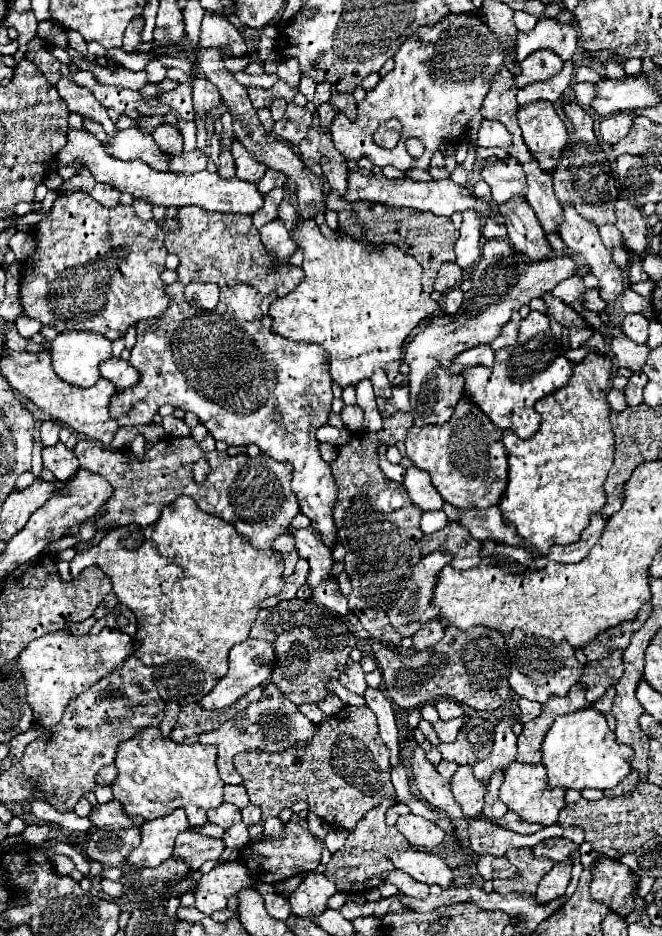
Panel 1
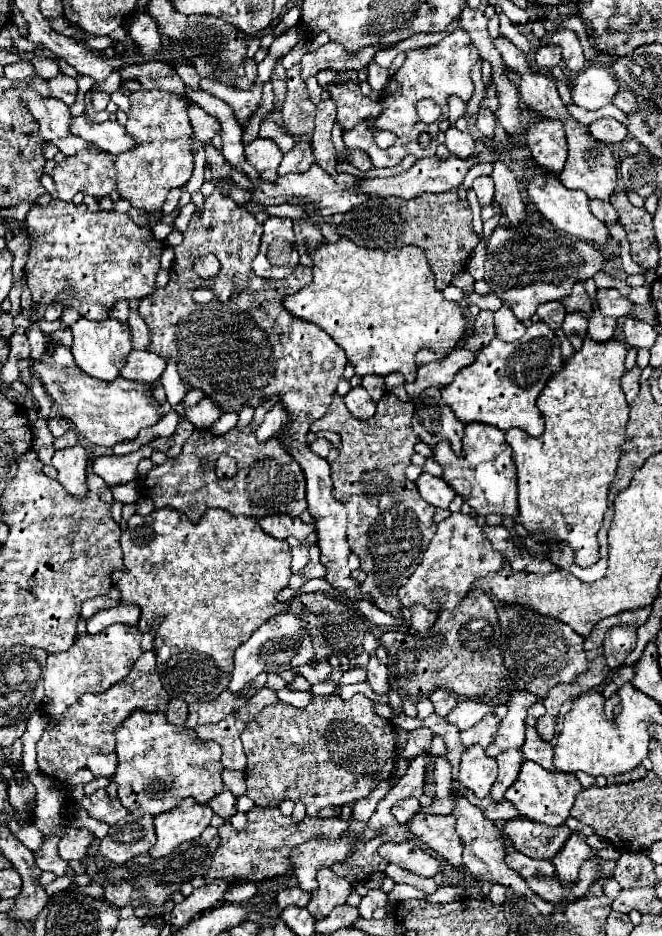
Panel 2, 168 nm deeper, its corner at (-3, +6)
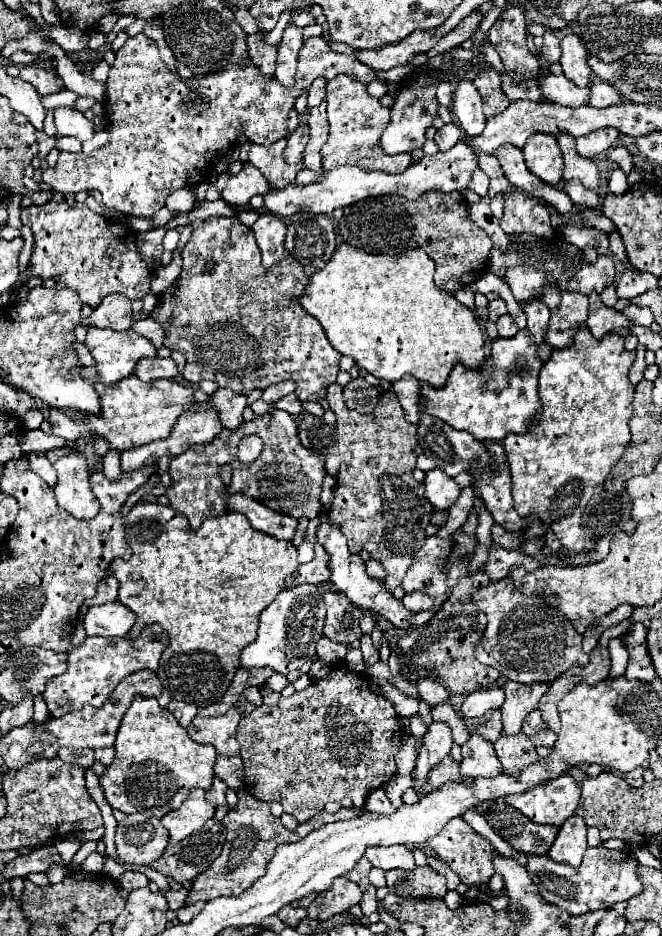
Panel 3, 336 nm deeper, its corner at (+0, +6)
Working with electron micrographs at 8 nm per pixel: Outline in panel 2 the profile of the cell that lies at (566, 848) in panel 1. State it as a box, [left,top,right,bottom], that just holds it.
[502,818,572,858]

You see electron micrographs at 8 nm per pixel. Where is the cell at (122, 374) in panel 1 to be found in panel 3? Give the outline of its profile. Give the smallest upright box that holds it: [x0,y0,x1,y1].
[135,358,177,382]

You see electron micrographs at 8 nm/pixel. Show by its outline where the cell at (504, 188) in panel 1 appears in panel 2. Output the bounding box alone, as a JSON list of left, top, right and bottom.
[444,128,474,158]

